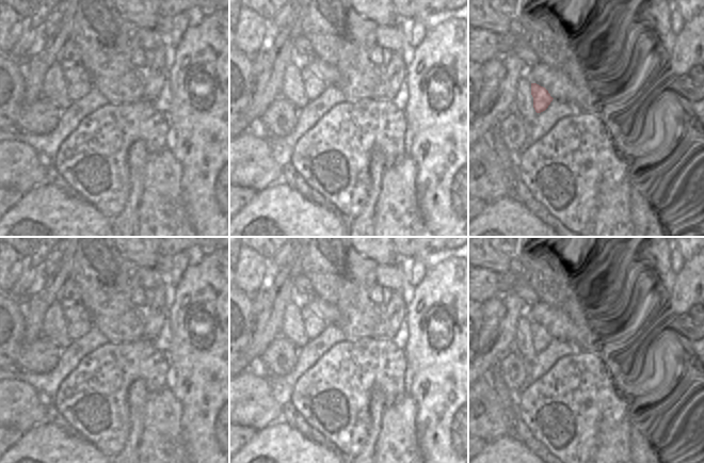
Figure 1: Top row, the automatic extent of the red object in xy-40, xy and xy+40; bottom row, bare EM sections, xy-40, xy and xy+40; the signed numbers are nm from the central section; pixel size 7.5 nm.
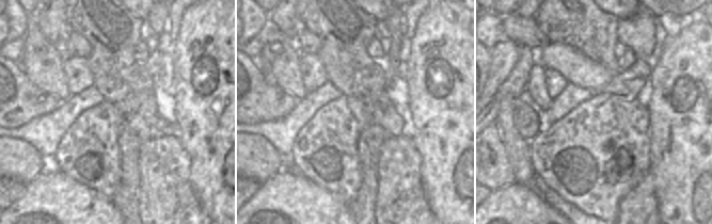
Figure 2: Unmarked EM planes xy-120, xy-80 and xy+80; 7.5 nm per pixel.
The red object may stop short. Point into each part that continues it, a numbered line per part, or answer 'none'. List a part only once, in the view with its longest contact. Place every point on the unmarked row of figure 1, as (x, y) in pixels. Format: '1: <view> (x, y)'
none.

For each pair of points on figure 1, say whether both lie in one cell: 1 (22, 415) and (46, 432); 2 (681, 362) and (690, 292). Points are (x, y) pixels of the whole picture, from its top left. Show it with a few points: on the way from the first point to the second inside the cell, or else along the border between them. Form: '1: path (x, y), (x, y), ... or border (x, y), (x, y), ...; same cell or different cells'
1: border (44, 419), (21, 433); different cells
2: path (690, 345), (690, 309); same cell

